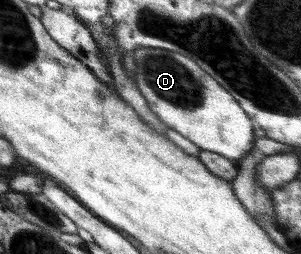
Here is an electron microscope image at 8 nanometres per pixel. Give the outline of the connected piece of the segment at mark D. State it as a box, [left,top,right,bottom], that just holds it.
[133,47,256,161]

